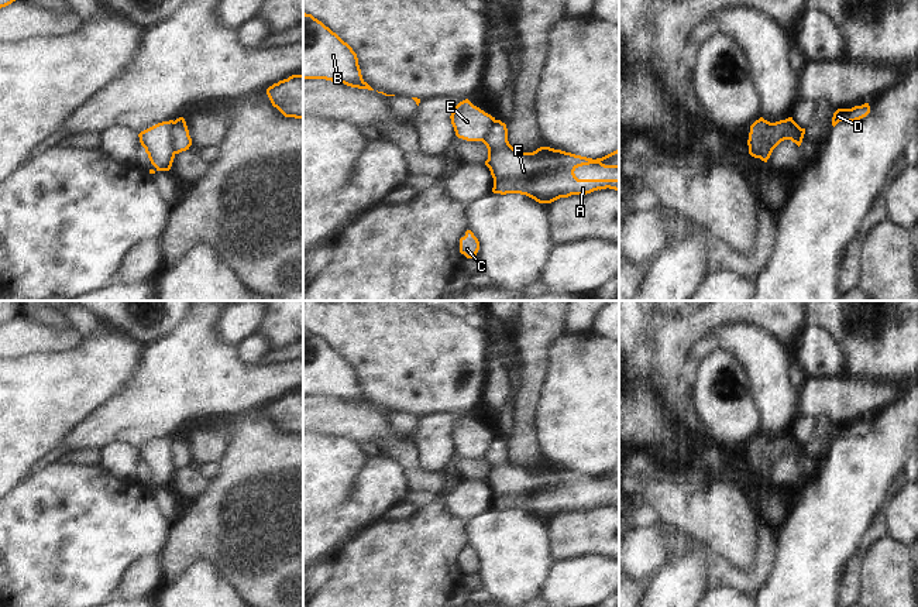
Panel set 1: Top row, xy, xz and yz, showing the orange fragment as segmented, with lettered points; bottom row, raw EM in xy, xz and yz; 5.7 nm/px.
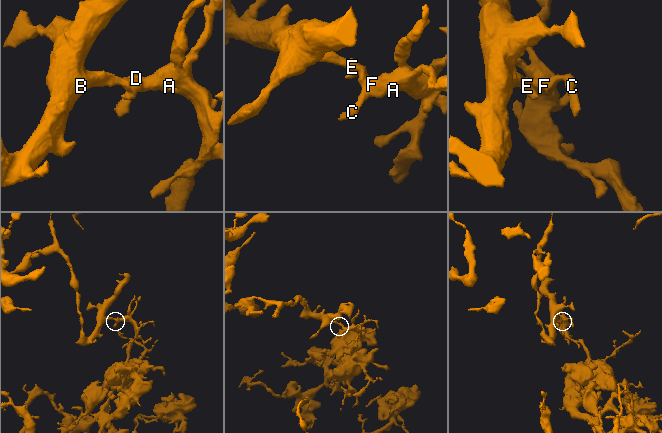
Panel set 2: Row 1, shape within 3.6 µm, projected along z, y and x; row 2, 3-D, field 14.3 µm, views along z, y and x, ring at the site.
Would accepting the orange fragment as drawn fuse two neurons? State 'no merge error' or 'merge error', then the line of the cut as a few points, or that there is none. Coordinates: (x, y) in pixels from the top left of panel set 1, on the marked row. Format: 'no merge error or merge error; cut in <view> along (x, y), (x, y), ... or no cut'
merge error; cut in yz along (767, 122), (763, 130), (763, 144), (772, 150)

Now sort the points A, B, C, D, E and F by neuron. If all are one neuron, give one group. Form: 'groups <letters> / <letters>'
groups A C D F / B E

